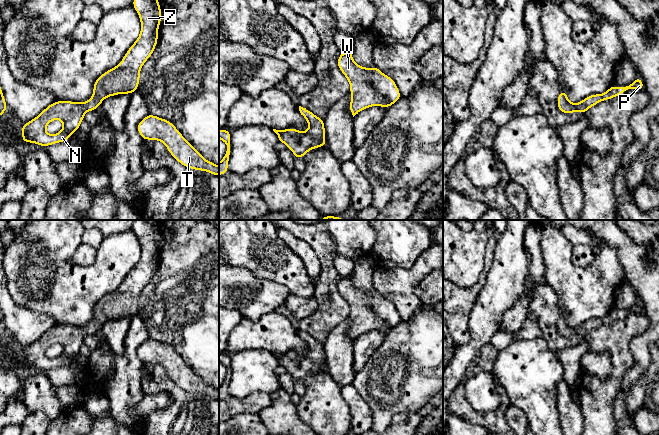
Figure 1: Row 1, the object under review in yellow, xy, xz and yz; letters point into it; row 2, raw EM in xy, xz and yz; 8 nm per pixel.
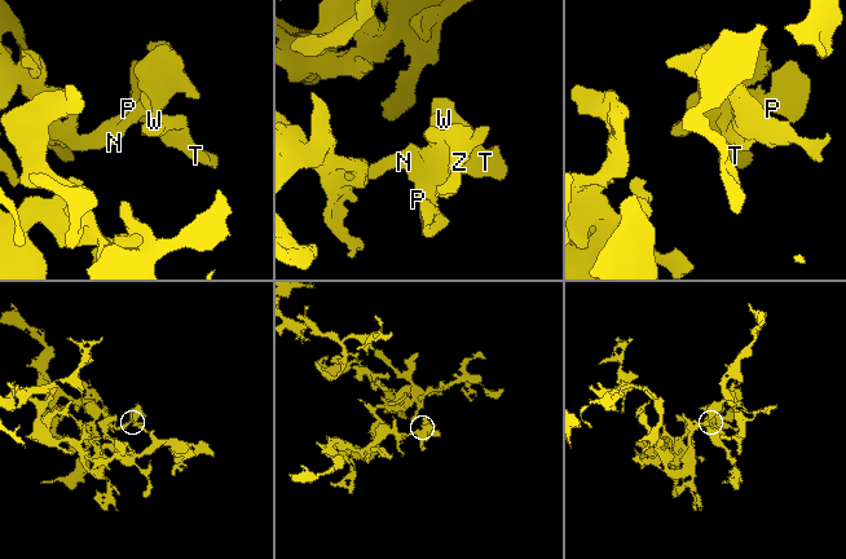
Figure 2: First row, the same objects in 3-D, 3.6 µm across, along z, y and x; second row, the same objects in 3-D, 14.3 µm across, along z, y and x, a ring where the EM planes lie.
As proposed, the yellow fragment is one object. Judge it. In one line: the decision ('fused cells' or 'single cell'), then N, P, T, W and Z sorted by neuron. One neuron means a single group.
single cell; groups N P T W Z

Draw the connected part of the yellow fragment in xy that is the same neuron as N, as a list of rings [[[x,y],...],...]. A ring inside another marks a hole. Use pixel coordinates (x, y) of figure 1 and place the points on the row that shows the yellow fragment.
[[[133,0],[132,5],[139,15],[141,31],[120,64],[95,80],[93,95],[87,102],[55,101],[34,119],[22,124],[23,143],[34,142],[39,146],[48,147],[68,141],[71,135],[79,130],[84,114],[99,108],[106,97],[132,94],[138,90],[141,67],[153,54],[158,42],[162,12],[159,0]],[[55,119],[63,122],[63,129],[59,133],[49,135],[45,128]]]

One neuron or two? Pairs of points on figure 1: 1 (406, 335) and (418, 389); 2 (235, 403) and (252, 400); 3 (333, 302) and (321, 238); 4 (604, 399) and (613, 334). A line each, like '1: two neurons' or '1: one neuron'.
1: one neuron
2: one neuron
3: one neuron
4: one neuron

